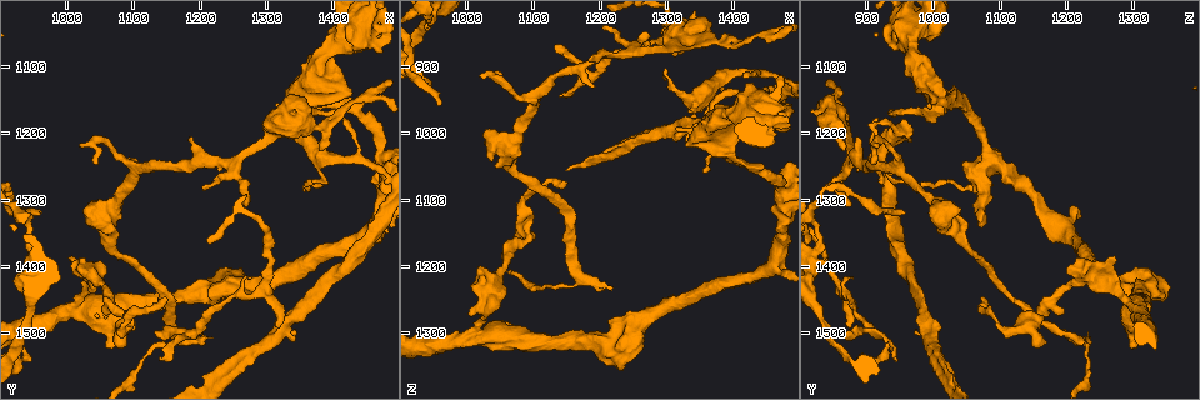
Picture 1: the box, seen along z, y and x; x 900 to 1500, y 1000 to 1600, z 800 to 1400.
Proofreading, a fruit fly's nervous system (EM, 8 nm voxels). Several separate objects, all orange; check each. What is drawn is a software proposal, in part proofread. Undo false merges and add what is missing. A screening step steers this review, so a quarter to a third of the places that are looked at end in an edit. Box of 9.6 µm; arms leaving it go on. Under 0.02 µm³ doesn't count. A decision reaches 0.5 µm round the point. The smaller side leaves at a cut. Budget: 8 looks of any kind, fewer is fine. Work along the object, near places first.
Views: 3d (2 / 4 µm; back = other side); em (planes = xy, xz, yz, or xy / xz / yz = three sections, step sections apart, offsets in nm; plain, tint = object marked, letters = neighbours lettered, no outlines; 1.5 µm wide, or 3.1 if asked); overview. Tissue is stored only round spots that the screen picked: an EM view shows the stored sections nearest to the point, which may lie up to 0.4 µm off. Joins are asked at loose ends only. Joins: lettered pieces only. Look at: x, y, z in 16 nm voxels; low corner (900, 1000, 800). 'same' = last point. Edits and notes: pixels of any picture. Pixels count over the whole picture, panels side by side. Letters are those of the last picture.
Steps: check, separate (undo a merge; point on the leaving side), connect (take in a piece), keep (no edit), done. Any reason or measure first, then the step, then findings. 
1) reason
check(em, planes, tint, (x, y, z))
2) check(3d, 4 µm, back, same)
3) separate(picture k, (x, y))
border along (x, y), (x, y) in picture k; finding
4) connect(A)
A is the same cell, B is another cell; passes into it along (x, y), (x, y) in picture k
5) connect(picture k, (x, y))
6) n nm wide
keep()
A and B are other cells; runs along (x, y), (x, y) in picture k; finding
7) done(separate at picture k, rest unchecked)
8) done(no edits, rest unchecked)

thin end
check(em, planes, letters, (1185, 1210, 890))

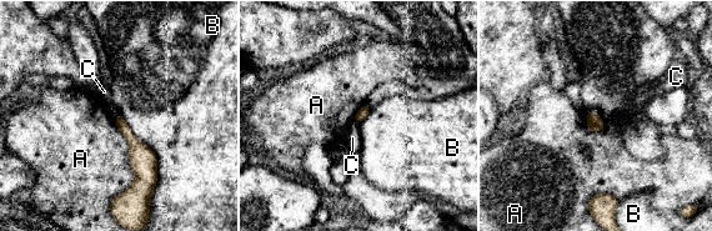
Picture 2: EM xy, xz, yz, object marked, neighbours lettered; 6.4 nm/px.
keep()
A, B and C are other cells; no lettered piece goes on from it

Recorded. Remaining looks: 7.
an open end
check(3d, 4 µm, (1320, 1490, 875))

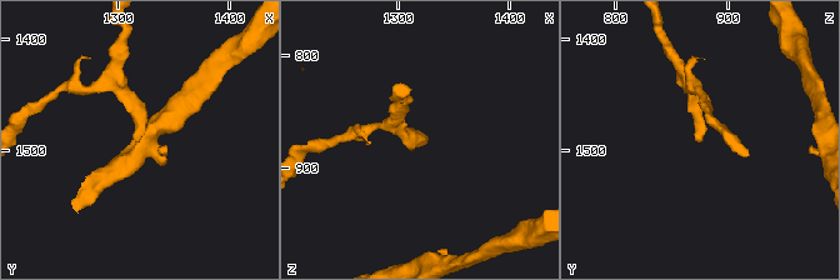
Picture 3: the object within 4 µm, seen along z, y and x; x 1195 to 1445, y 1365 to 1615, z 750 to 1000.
now the EM
check(em, xy, step 8, tint, (1316, 1492, 878))

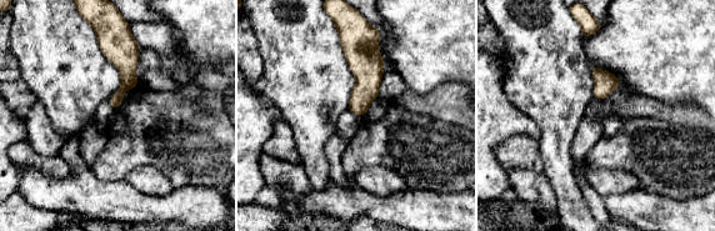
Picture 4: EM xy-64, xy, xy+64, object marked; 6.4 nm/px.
check(em, xy, step 8, letters, same)

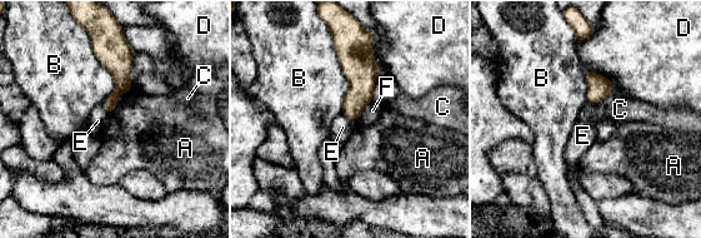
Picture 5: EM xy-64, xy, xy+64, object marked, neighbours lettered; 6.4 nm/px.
keep()
A, B, C, D, E and F are other cells; border along (341, 113), (355, 122) in picture 5; no lettered piece goes on from it

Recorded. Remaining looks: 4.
thin end
check(3d, 2 µm, (1040, 1245, 905))

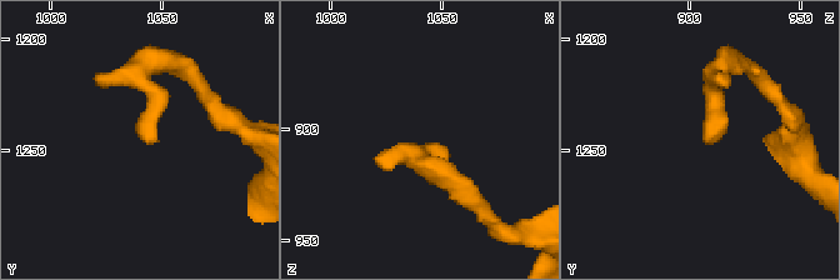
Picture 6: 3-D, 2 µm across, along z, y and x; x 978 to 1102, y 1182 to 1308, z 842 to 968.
shape alone is not enough
check(em, xy, step 4, letters, (1042, 1245, 907))

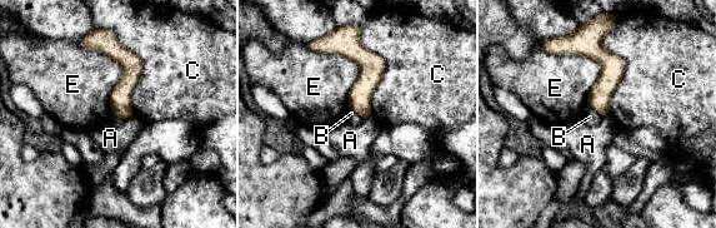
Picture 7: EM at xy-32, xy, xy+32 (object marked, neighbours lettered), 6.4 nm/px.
cut it another way
check(em, planes, letters, same)

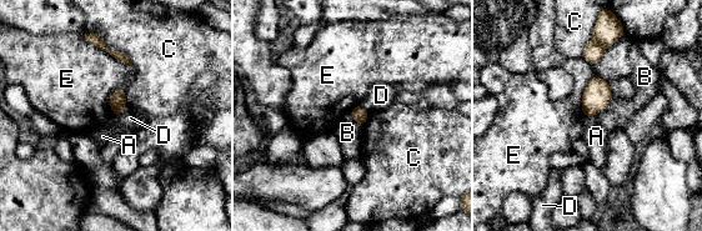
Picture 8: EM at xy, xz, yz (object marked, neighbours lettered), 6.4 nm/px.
keep()
A, B, C, D and E are other cells; border along (81, 34), (89, 43), (133, 68) in picture 8; none of them fits

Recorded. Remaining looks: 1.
done(no edits, rest unchecked)

